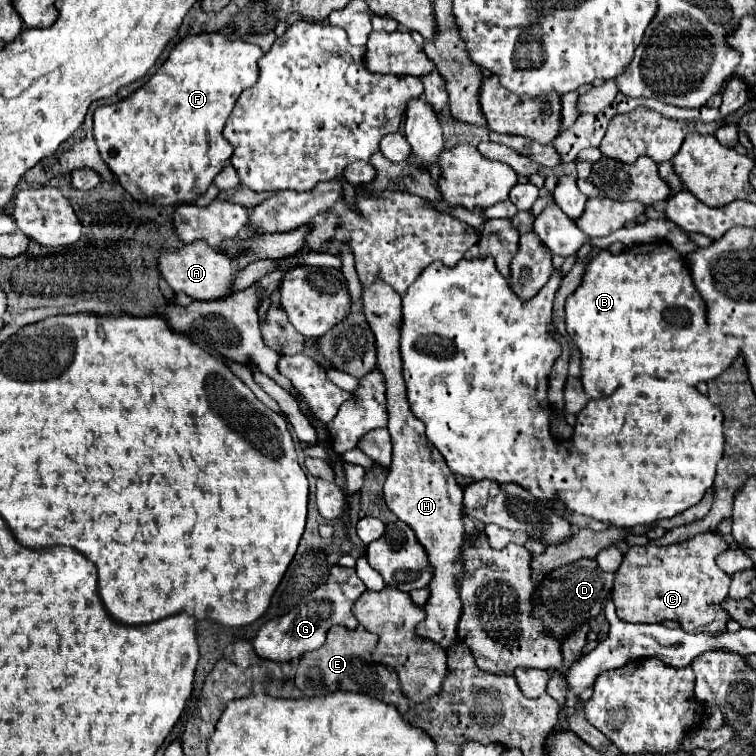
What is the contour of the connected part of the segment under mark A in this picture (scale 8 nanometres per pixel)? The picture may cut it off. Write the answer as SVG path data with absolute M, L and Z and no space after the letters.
M202 240L174 252L162 252L158 258L158 268L174 292L184 292L192 300L222 300L232 294L232 282L236 274L232 274L230 258L224 252L210 248Z

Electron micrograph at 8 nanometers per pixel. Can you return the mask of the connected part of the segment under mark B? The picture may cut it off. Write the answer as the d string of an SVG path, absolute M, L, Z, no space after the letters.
M666 242L630 246L618 256L602 250L588 264L582 284L566 298L564 322L568 336L580 350L580 380L590 398L610 396L620 386L644 376L682 382L697 390L698 383L718 378L742 348L738 342L716 342L714 332L706 324L706 306L694 288L690 270L682 254Z

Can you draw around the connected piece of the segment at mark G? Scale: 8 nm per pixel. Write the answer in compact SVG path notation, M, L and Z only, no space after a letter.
M334 566L332 572L330 572L330 578L326 580L326 584L318 586L314 592L304 596L302 602L292 612L288 612L282 618L266 622L258 630L256 638L252 640L254 652L264 660L292 662L292 660L298 660L306 652L318 650L326 642L326 632L334 624L342 624L350 630L358 628L358 620L352 614L352 606L364 592L366 592L366 586L356 576L356 570L344 568L344 566Z

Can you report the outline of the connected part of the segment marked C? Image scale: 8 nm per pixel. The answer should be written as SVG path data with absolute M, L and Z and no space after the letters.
M714 532L698 534L694 540L672 546L630 546L622 566L616 570L614 578L614 604L616 614L624 622L646 622L660 624L664 620L678 620L686 632L724 632L730 616L722 610L722 600L728 596L730 576L716 566L716 556L728 550L728 544Z

